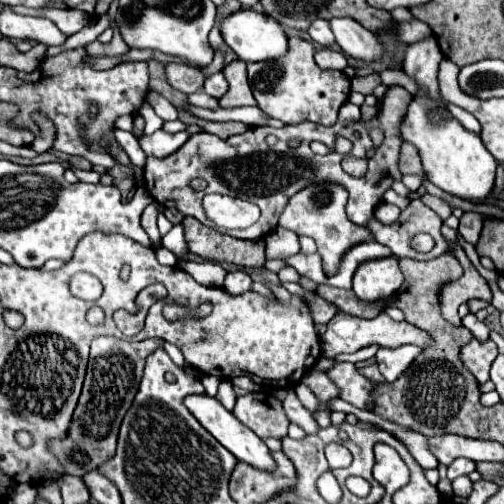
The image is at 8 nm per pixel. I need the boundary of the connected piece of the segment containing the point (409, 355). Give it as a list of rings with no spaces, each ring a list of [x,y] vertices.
[[[400,346],[400,348],[380,348],[376,352],[376,362],[378,362],[378,368],[382,372],[382,376],[388,380],[388,382],[394,382],[398,376],[402,376],[410,364],[422,354],[422,350],[418,350],[418,346]]]

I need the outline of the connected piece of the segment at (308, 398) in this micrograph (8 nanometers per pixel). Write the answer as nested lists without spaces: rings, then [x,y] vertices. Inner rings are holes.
[[[298,384],[298,386],[296,386],[296,396],[298,396],[298,400],[304,404],[304,408],[308,408],[312,414],[318,412],[318,408],[320,408],[320,400],[316,398],[316,394],[314,394],[308,386]]]

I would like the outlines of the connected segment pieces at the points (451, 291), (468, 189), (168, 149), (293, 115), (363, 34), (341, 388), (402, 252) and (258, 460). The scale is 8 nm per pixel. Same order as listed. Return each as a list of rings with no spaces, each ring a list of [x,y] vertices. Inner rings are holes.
[[[456,248],[456,258],[460,260],[460,264],[464,268],[464,276],[460,280],[448,284],[446,288],[442,288],[442,296],[440,296],[442,314],[444,314],[444,318],[448,318],[448,322],[458,320],[458,306],[468,302],[470,298],[480,298],[480,300],[492,302],[492,290],[490,290],[488,282],[478,274],[478,270],[468,260],[468,256],[464,254],[462,248]]]
[[[414,98],[410,102],[402,124],[402,138],[406,142],[412,142],[420,150],[426,178],[430,178],[434,186],[468,202],[484,202],[494,188],[494,178],[496,178],[494,156],[486,150],[480,136],[464,130],[456,118],[448,116],[446,122],[438,126],[430,124],[428,120],[430,108],[432,104],[426,102],[424,98]]]
[[[164,130],[154,132],[152,136],[148,136],[148,140],[140,140],[142,150],[148,156],[154,158],[166,158],[170,154],[174,154],[178,148],[182,148],[182,144],[188,140],[186,132],[176,132],[176,134],[166,134]]]
[[[294,36],[290,38],[288,44],[290,44],[290,50],[286,58],[280,58],[278,62],[248,64],[250,88],[258,106],[272,118],[282,120],[284,124],[310,120],[324,126],[332,126],[338,118],[340,106],[350,96],[350,78],[338,70],[322,72],[314,62],[316,48],[312,42]]]
[[[332,18],[330,26],[336,36],[336,44],[344,50],[344,54],[362,60],[362,62],[376,62],[384,54],[384,46],[376,34],[360,26],[352,18]]]
[[[334,362],[334,366],[330,370],[326,370],[326,374],[336,384],[342,400],[350,402],[356,408],[364,408],[364,410],[368,410],[372,406],[370,388],[374,382],[364,378],[362,374],[358,374],[354,364]]]
[[[412,200],[406,206],[406,210],[402,210],[400,218],[390,226],[380,224],[378,220],[370,220],[370,224],[368,224],[368,228],[374,230],[376,242],[390,246],[390,250],[394,252],[396,258],[410,256],[416,260],[430,260],[444,252],[446,240],[440,234],[440,226],[442,226],[442,218],[432,208],[428,208],[422,200]],[[422,232],[430,234],[436,242],[430,252],[418,252],[410,244],[410,240]]]
[[[202,394],[202,396],[188,396],[188,398],[184,400],[184,404],[186,404],[186,408],[198,418],[198,422],[200,422],[224,448],[228,448],[238,460],[242,460],[242,462],[246,462],[246,464],[258,468],[258,470],[266,470],[266,472],[270,472],[270,470],[276,468],[276,466],[274,466],[272,452],[268,450],[268,446],[264,444],[264,440],[258,438],[258,436],[256,436],[248,426],[244,426],[240,420],[236,420],[234,414],[228,412],[216,398],[210,398],[210,396],[206,396],[206,394]]]

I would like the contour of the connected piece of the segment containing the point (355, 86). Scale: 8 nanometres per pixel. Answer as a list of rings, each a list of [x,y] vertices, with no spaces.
[[[368,74],[368,76],[354,76],[352,78],[352,90],[360,94],[372,94],[376,86],[380,86],[380,76],[378,74]]]

